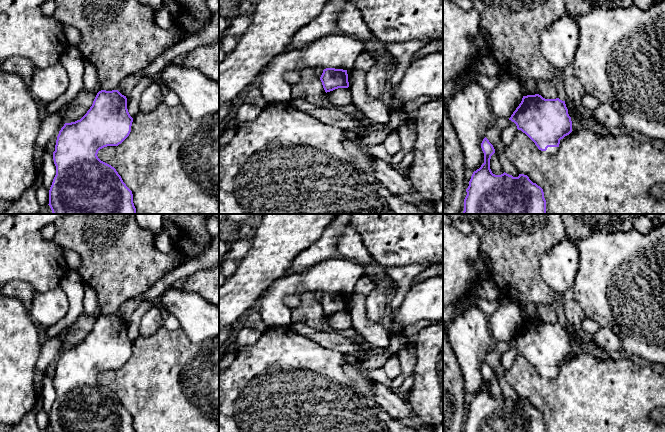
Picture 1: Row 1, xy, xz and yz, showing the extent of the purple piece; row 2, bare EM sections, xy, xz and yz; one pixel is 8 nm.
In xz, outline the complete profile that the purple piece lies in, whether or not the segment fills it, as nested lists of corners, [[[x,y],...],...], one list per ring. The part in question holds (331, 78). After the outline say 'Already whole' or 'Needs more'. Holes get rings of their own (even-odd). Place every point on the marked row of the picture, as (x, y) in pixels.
[[[326,68],[320,77],[325,92],[330,92],[338,88],[348,88],[347,70]]]. Already whole

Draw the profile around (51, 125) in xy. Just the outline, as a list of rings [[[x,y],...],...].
[[[58,112],[48,115],[45,118],[43,118],[41,130],[36,139],[36,146],[35,146],[35,168],[37,171],[37,178],[38,178],[39,172],[42,168],[43,152],[47,148],[48,142],[51,140],[51,138],[54,135],[56,135],[61,130],[61,128],[64,126],[64,124],[65,124],[65,121],[63,120],[62,116]]]

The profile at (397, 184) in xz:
[[[374,158],[372,162],[376,178],[394,195],[415,193],[409,179],[384,160]]]

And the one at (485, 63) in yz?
[[[490,52],[480,54],[476,60],[468,67],[468,69],[458,78],[466,77],[468,74],[484,74],[494,76],[500,70],[499,64]]]

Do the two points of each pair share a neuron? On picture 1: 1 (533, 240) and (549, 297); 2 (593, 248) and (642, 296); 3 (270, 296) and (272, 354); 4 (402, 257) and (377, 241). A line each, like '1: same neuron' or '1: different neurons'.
1: same neuron
2: same neuron
3: different neurons
4: same neuron

